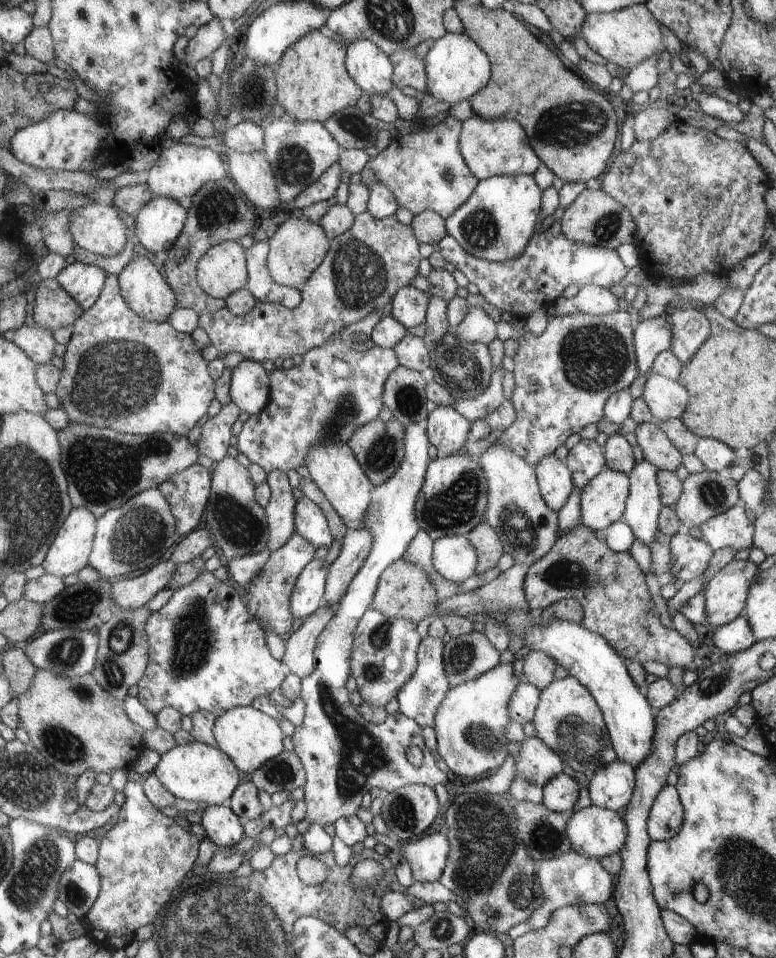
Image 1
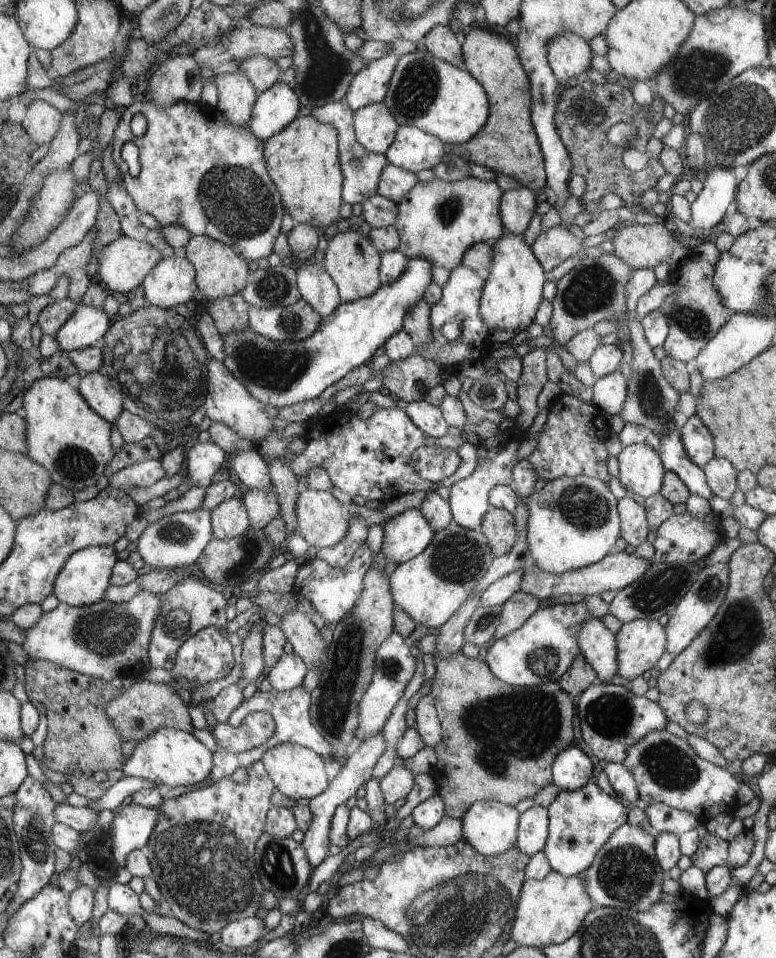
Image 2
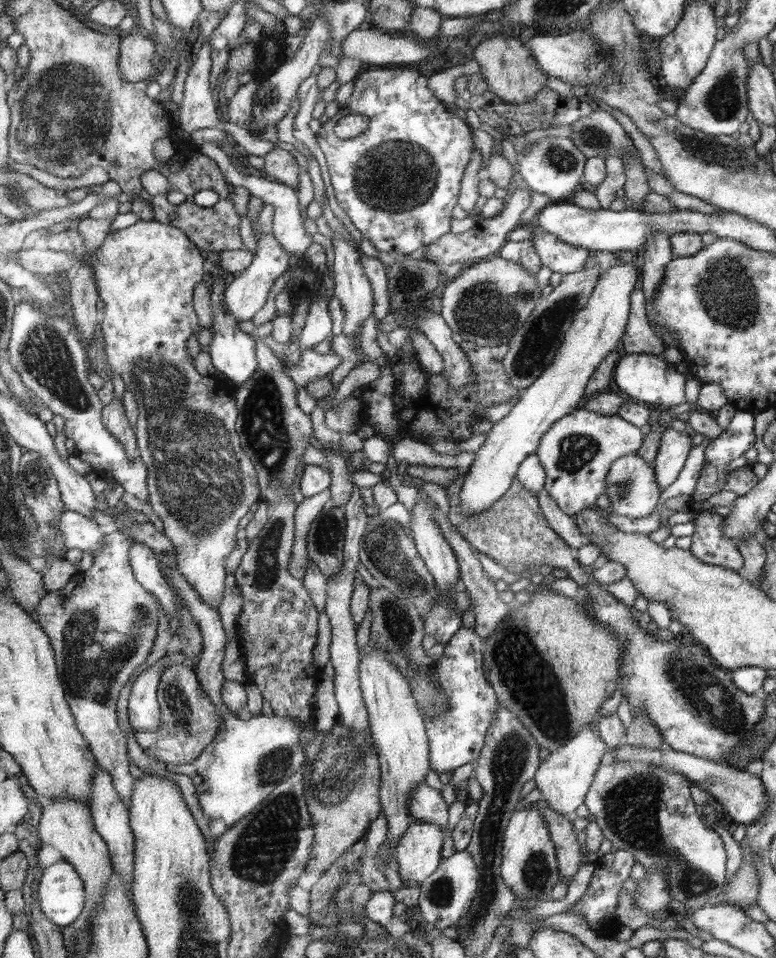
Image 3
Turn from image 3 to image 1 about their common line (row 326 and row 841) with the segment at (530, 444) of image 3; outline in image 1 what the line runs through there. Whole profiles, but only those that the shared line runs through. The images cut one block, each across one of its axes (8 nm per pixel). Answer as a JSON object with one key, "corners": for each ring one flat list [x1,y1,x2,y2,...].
{"corners":[[588,806,568,818,566,836,572,851,587,858,602,859,625,847,627,828,622,812]]}

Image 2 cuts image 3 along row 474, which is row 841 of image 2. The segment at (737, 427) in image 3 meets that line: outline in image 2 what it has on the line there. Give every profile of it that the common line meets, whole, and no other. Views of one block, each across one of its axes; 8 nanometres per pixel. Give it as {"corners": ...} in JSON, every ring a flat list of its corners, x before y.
{"corners":[[708,833,701,839,698,850,692,854,690,860,694,866,698,866,707,873,716,865,728,864,729,842,713,833]]}

